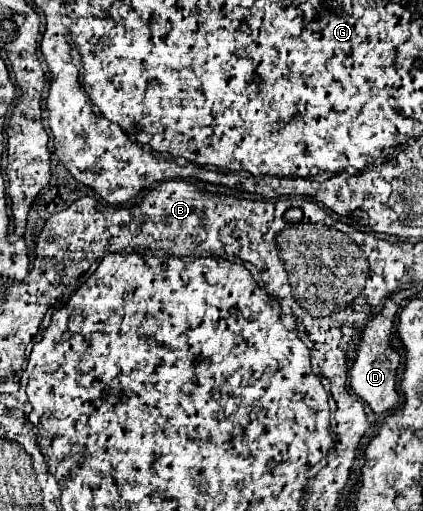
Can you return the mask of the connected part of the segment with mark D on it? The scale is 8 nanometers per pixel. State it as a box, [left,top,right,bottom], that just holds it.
[350,314,401,414]

